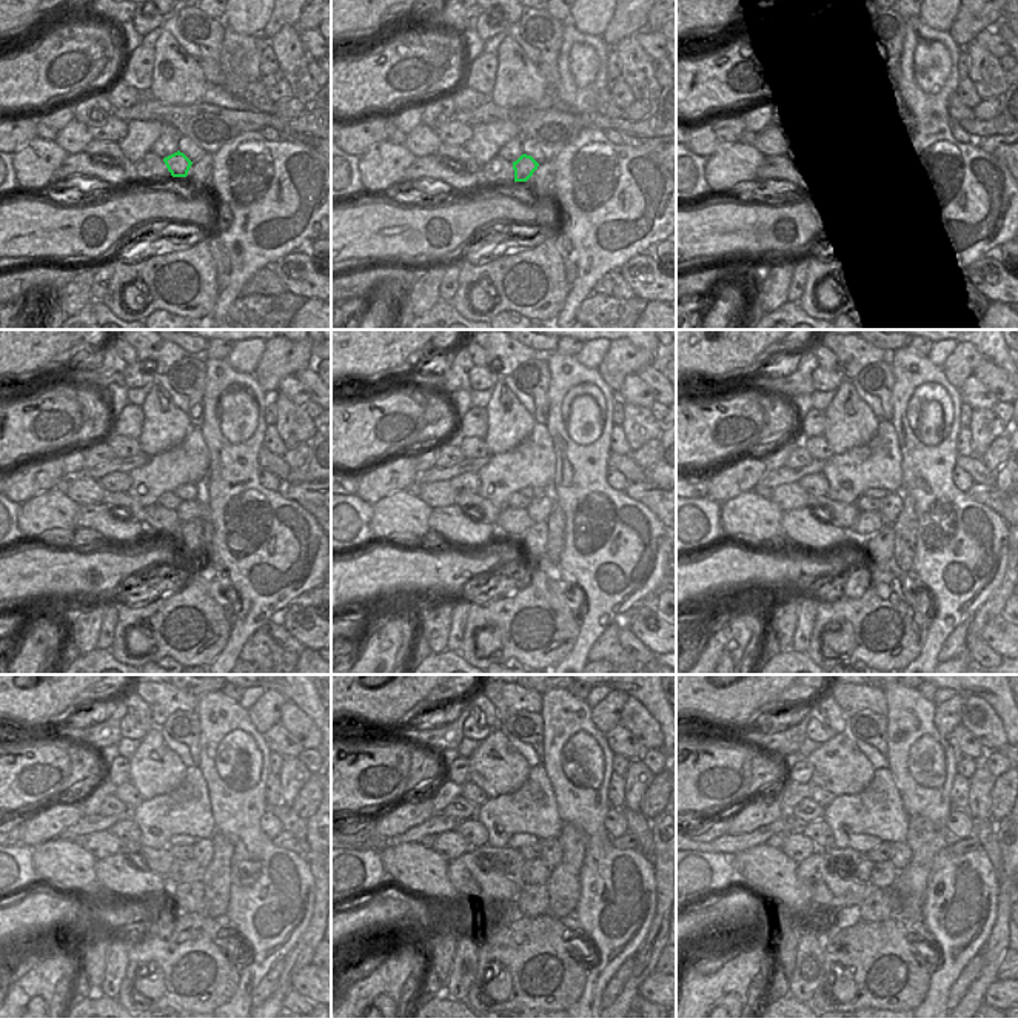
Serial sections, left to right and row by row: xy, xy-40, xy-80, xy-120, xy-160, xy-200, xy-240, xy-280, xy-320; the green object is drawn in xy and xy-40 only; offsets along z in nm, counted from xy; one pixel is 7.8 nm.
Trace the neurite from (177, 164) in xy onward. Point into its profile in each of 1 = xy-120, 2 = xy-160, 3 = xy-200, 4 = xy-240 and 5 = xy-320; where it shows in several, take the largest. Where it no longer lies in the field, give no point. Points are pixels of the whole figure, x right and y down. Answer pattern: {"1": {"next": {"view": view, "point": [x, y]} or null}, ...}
{"1": {"next": {"view": "xy-120", "point": [188, 510]}}, "2": {"next": {"view": "xy-160", "point": [539, 508]}}, "3": {"next": {"view": "xy-200", "point": [890, 505]}}, "4": {"next": {"view": "xy-240", "point": [202, 850]}}, "5": {"next": {"view": "xy-320", "point": [900, 852]}}}

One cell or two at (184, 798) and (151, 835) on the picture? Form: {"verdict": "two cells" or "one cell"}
{"verdict": "one cell"}

